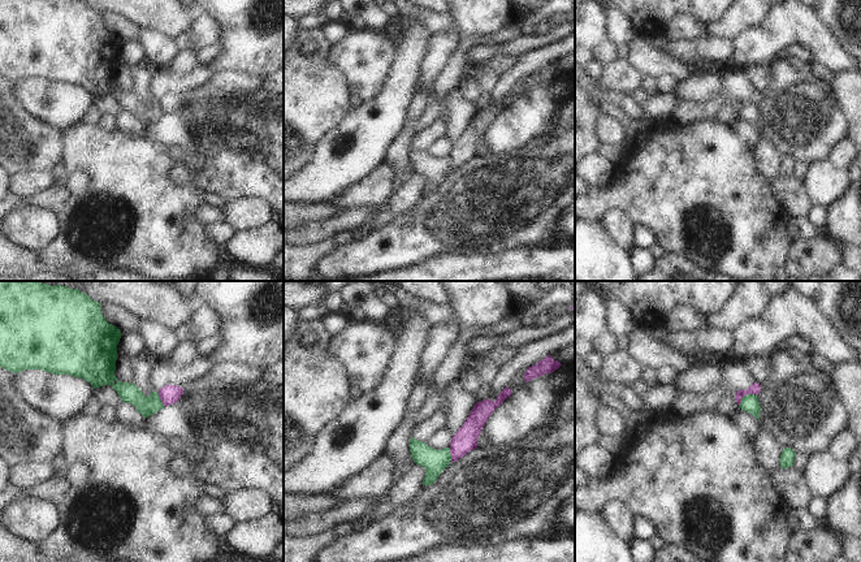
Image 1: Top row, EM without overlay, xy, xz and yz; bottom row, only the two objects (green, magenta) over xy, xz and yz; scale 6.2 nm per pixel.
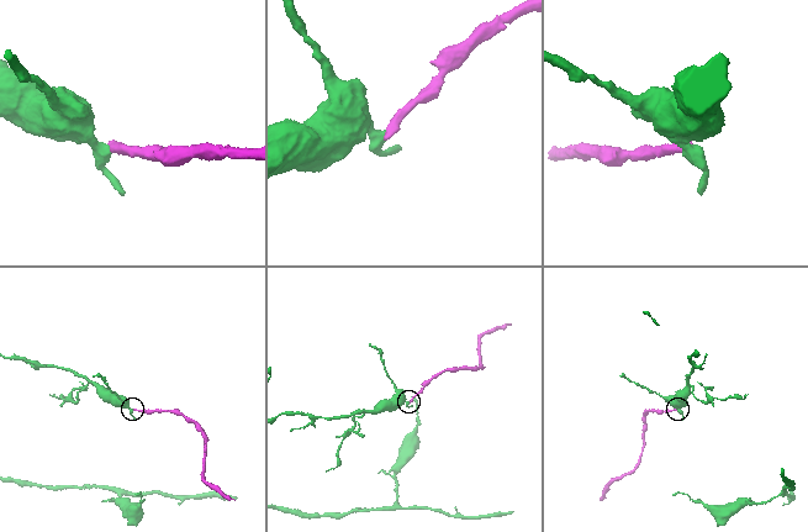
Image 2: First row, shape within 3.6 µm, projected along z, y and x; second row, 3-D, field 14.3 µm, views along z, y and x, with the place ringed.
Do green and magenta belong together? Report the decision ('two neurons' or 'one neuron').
two neurons

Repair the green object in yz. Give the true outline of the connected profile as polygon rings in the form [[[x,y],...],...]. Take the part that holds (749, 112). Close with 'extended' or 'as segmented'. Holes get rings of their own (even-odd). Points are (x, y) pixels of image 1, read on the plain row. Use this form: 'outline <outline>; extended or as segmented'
outline [[[756,103],[744,104],[739,117],[752,122],[760,129],[761,114]]]; as segmented

